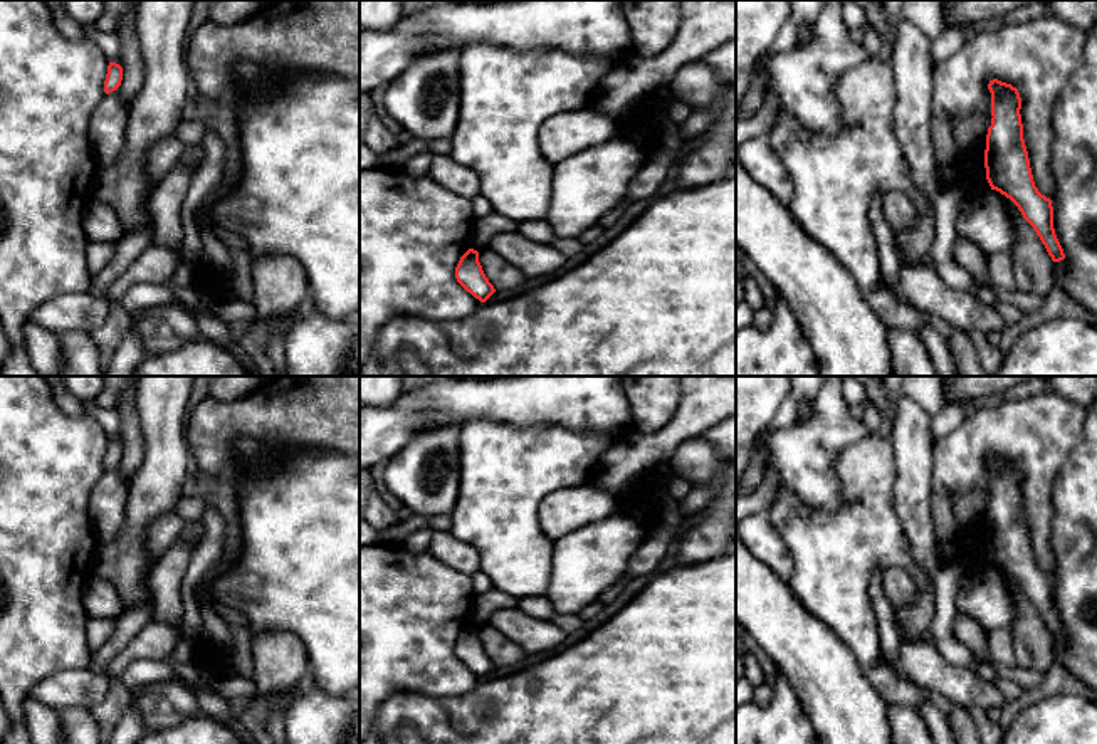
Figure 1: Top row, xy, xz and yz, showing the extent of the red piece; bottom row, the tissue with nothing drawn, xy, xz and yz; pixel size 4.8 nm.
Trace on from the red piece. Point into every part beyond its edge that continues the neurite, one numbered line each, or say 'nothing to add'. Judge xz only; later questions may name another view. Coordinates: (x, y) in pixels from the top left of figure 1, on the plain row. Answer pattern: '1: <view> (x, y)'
nothing to add

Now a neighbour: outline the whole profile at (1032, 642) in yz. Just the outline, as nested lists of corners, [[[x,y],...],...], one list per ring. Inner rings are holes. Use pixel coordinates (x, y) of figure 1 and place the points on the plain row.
[[[1006,573],[1005,578],[1016,610],[1011,626],[1016,665],[1045,673],[1055,663],[1053,637],[1018,583]]]

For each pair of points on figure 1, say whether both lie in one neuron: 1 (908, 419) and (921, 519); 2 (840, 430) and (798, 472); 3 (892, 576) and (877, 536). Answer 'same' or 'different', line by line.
1: same
2: same
3: different

